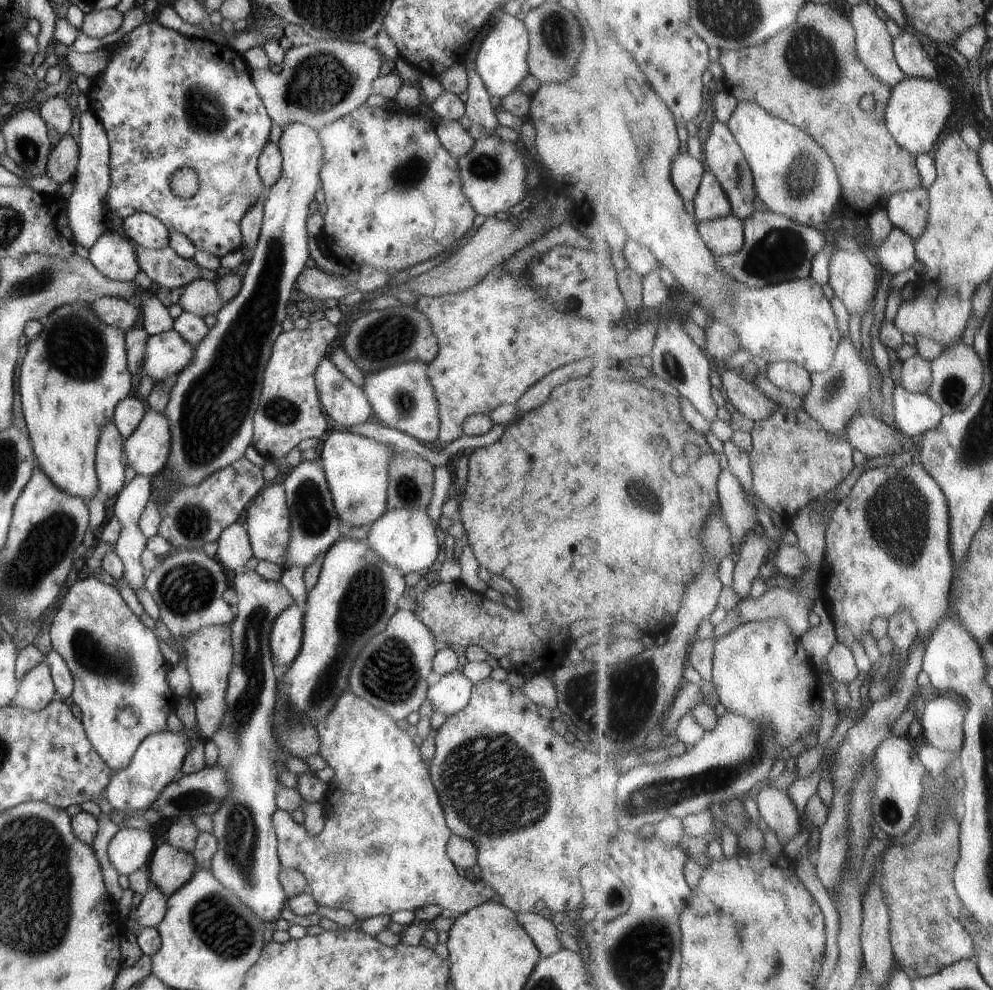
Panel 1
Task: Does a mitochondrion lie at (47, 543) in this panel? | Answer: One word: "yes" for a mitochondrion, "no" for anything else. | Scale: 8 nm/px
yes

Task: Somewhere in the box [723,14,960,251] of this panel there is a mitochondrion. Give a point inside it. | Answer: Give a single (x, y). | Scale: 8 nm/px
(809, 54)

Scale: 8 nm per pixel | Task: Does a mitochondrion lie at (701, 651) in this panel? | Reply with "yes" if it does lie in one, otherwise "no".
no

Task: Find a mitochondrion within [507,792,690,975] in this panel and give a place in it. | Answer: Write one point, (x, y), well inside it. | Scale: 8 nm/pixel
(615, 896)

